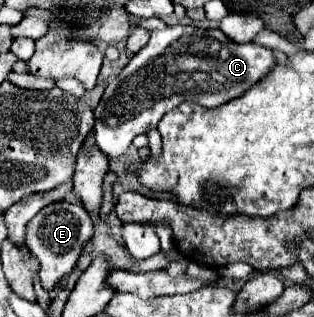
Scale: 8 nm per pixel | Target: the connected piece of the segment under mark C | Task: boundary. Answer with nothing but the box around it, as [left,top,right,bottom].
[95,24,277,158]

